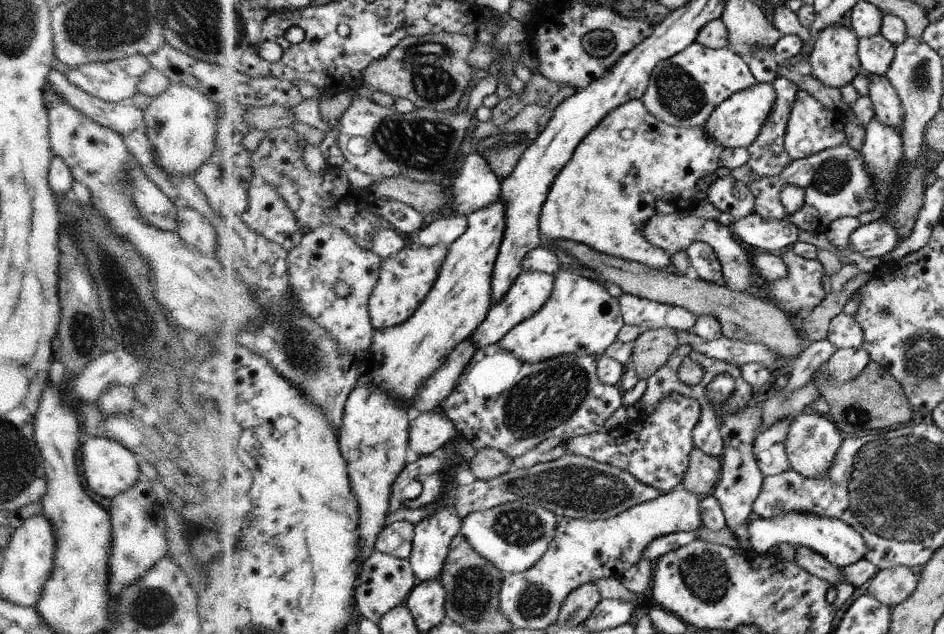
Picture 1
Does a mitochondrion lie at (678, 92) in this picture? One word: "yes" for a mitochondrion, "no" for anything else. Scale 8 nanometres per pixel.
yes

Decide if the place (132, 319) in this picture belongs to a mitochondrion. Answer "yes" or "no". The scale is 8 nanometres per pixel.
yes

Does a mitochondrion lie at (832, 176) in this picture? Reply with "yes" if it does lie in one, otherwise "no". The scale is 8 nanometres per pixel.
yes

